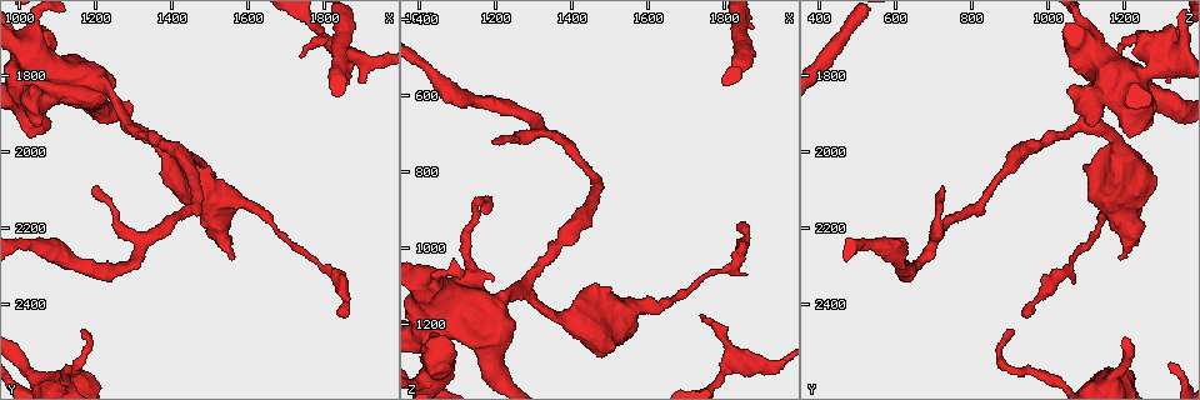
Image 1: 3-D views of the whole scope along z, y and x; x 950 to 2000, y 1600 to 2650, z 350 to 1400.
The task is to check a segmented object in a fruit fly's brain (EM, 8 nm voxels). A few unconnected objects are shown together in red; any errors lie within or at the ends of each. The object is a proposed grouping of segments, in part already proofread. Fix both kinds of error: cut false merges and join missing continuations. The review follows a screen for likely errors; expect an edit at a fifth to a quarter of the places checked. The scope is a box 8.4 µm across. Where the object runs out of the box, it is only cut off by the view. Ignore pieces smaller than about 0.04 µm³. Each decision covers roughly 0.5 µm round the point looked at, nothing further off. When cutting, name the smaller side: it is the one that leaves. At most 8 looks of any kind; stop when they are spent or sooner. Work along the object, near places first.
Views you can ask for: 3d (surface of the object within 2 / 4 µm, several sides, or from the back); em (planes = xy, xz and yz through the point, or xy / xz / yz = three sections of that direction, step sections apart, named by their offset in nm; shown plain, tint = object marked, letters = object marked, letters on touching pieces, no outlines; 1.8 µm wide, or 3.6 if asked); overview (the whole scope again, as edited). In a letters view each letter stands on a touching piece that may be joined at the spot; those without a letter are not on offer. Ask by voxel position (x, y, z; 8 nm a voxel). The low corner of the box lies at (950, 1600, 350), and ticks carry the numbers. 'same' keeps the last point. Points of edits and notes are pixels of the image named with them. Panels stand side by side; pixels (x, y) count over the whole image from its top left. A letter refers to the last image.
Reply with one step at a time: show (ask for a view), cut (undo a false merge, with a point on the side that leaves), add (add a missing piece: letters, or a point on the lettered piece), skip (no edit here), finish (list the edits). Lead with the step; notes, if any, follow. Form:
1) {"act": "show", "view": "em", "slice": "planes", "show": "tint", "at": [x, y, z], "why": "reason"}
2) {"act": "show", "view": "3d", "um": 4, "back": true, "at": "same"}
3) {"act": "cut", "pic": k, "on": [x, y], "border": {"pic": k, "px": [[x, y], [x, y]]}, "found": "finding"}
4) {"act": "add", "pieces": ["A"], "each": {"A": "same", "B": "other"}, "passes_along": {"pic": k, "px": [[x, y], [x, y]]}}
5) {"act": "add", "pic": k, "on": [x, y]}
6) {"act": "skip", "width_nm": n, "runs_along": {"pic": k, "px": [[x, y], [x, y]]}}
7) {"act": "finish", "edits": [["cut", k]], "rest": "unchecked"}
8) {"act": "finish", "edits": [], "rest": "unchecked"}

{"act": "show", "view": "em", "slice": "planes", "show": "plain", "at": [1910, 1820, 1315], "why": "free end"}

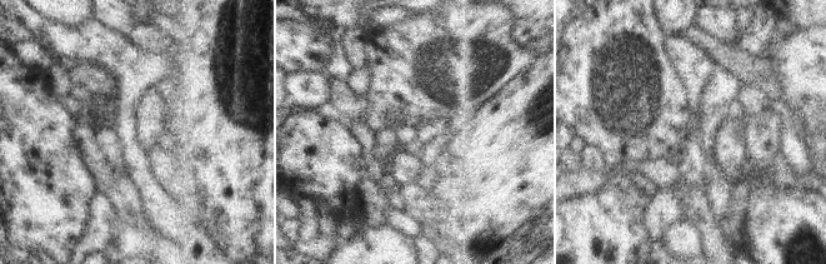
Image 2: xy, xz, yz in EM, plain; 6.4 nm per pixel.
{"act": "show", "view": "em", "slice": "planes", "show": "letters", "at": "same"}

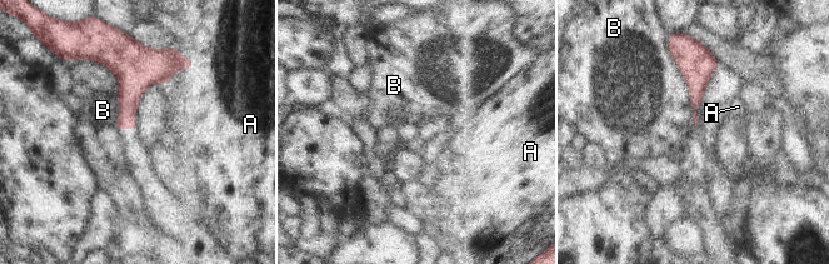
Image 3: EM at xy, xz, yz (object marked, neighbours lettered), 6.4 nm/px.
{"act": "skip", "each": {"A": "other", "B": "other"}, "found": "none of them fits"}

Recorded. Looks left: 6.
{"act": "show", "view": "em", "slice": "yz", "step": 16, "show": "letters", "at": [1840, 2430, 940], "why": "an open end"}

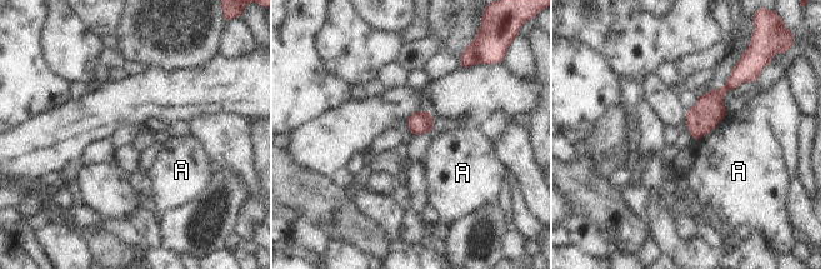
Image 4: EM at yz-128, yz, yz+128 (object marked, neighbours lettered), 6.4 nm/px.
{"act": "show", "view": "em", "slice": "planes", "show": "letters", "at": "same", "why": "cut it another way"}

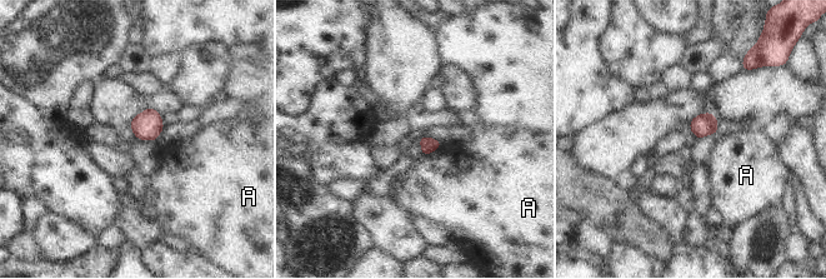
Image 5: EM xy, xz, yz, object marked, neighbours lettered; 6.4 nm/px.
{"act": "skip", "each": {"A": "other"}, "border": {"pic": 5, "px": [[442, 143], [422, 157]]}, "found": "no lettered piece goes on from it"}

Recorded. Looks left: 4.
{"act": "show", "view": "em", "slice": "planes", "show": "letters", "at": [1160, 2470, 905], "why": "free end"}

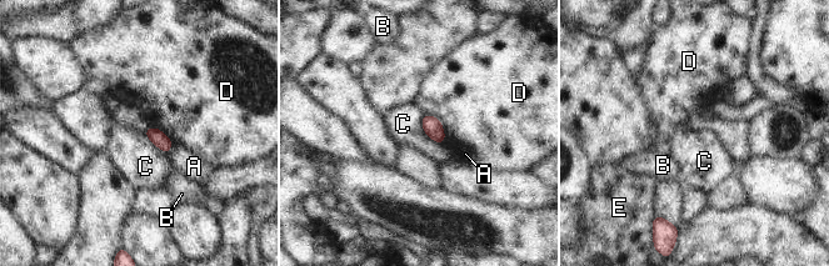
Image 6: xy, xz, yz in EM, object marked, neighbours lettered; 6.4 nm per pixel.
{"act": "skip", "each": {"A": "other", "B": "other", "C": "other", "D": "other", "E": "other"}, "found": "none of them fits"}

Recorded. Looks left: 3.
{"act": "finish", "edits": [], "rest": "unchecked"}

